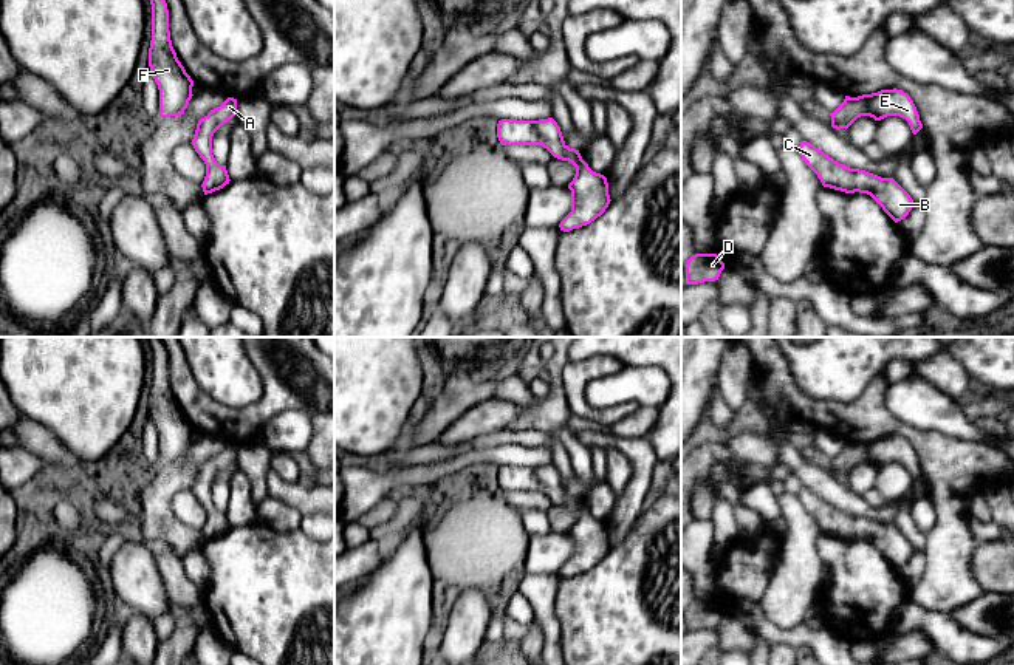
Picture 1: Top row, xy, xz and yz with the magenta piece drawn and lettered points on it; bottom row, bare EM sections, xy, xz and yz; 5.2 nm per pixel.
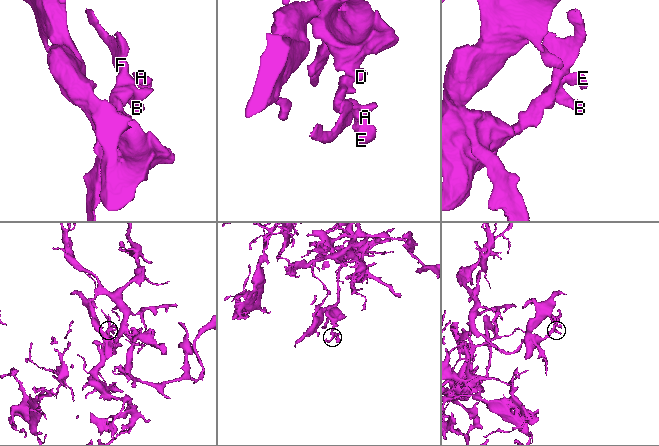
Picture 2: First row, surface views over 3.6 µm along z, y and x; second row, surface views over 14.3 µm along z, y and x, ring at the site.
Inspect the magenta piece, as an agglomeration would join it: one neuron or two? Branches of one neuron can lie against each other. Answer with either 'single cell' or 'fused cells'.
single cell

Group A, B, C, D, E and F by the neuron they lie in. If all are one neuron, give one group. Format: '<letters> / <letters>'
A B C D E F

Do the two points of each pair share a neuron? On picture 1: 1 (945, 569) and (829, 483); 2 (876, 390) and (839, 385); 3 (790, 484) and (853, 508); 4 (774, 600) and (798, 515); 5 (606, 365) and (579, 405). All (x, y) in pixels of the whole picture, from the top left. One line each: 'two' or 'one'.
1: two
2: two
3: two
4: one
5: one

